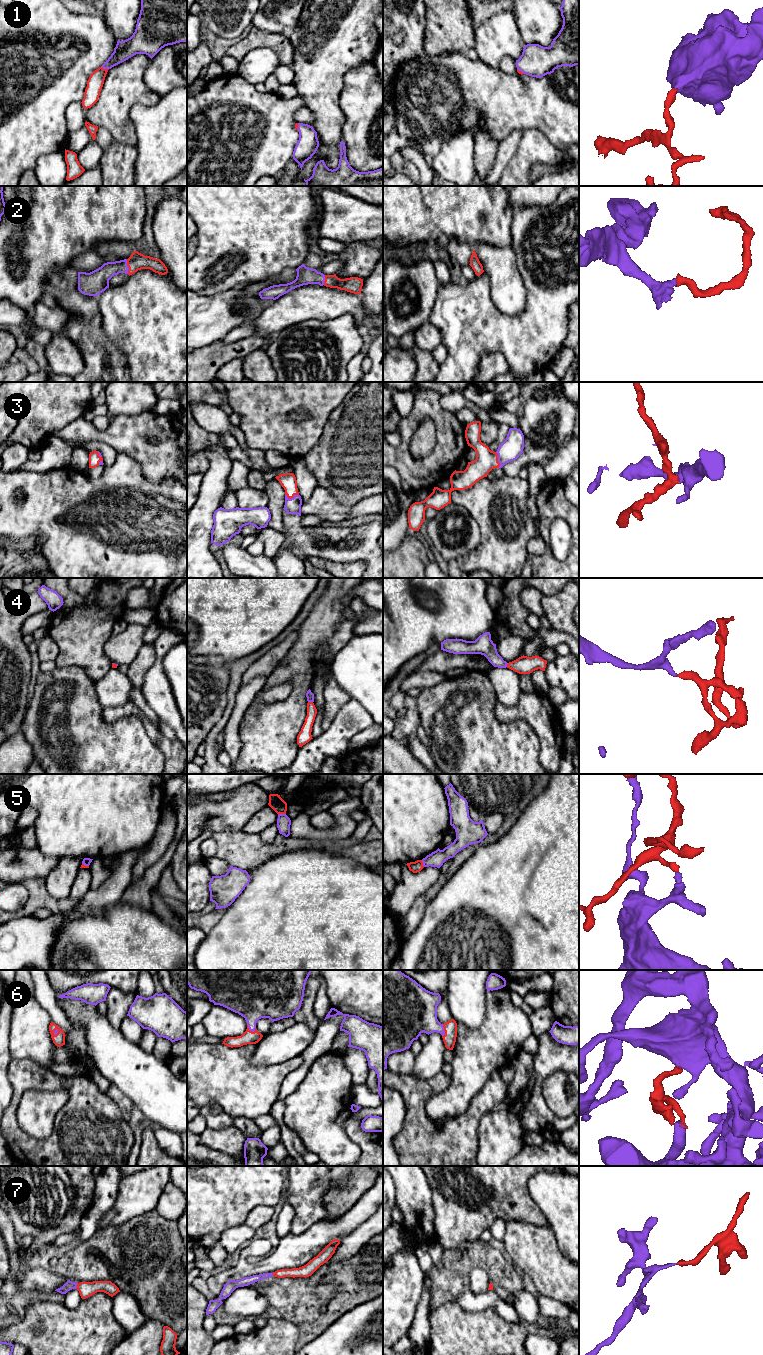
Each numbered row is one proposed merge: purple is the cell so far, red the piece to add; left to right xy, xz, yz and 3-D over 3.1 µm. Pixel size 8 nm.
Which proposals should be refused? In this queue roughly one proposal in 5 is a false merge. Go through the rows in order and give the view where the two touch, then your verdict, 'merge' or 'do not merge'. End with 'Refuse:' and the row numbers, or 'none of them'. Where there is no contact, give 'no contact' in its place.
1: meets purple in xy; merge
2: meets purple in xy; merge
3: meets purple in xz; merge
4: meets purple in xz; merge
5: meets purple in xz; do not merge
6: meets purple in yz; merge
7: meets purple in xy; merge
Refuse: 5

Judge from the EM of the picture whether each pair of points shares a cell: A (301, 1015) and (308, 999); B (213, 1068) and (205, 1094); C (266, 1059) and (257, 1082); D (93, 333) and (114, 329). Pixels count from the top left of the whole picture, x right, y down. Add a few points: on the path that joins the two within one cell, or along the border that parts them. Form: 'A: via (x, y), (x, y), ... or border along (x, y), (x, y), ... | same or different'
A: via (305, 1011), (307, 1003) | same
B: via (213, 1074), (205, 1088) | same
C: border along (254, 1044), (253, 1064), (278, 1065), (286, 1061) | different
D: border along (98, 308), (104, 334), (119, 349) | different

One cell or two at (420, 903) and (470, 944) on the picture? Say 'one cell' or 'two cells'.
two cells

